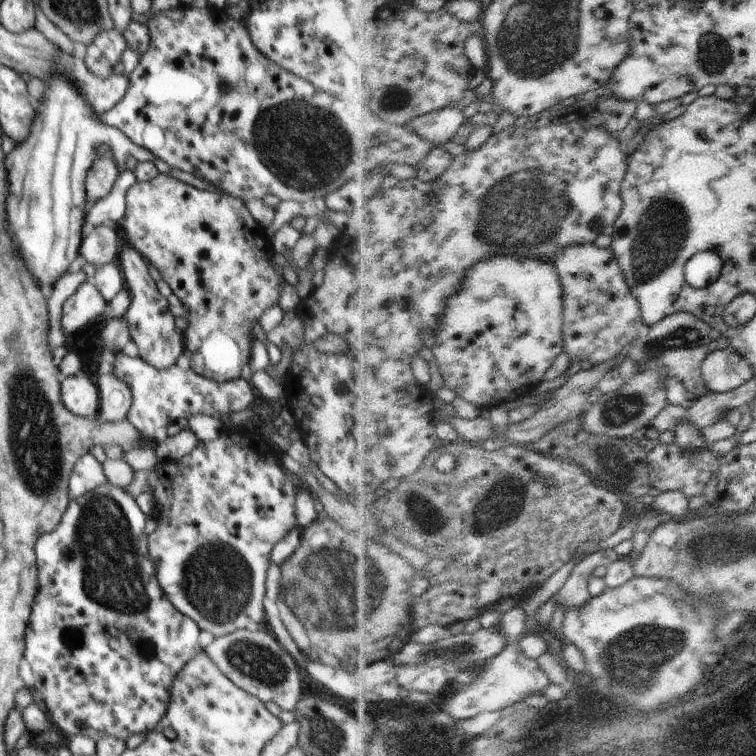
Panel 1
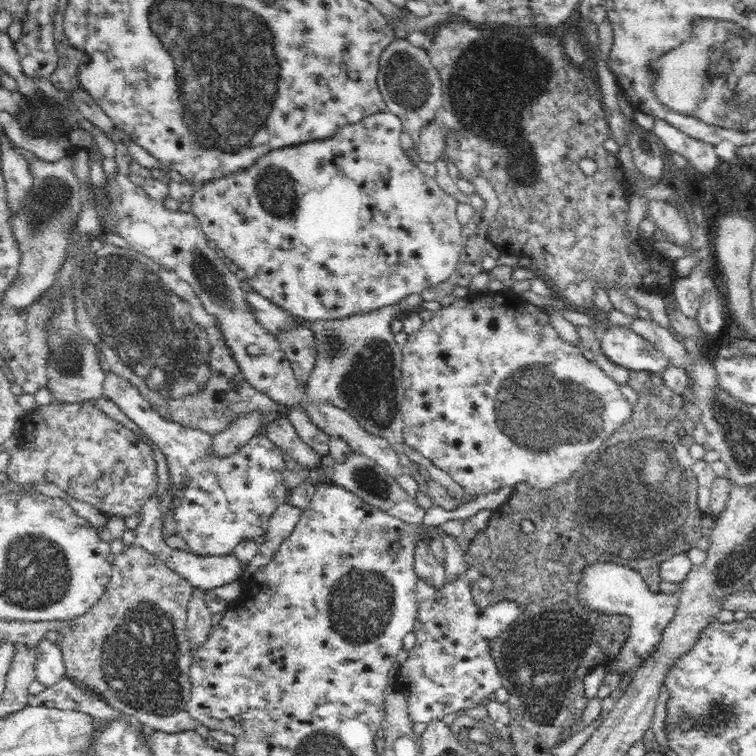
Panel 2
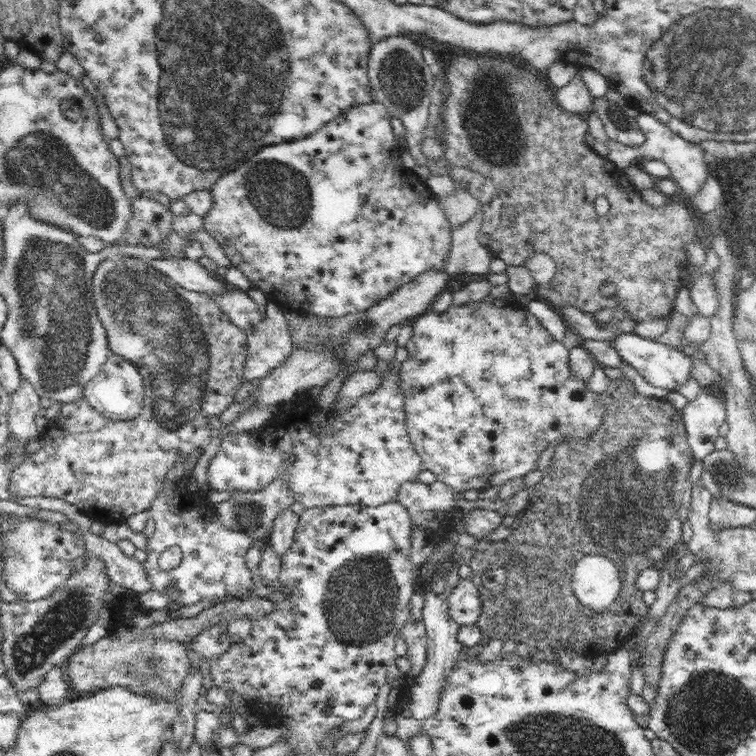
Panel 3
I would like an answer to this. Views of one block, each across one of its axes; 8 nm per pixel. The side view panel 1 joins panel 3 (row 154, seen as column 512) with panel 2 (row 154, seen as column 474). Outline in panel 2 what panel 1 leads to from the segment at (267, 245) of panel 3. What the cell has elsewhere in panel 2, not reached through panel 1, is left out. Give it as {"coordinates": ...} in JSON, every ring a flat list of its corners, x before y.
{"coordinates":[[385,111,345,127,326,142,308,142,290,150,278,150,278,154,266,154,266,157,260,157,250,168,238,170,235,175,207,181,200,188,194,189,191,197,191,212,201,222,206,236,216,242,217,249,223,255,227,255,246,272,253,290,294,316,306,320,341,321,343,318,366,316,389,306,400,305,411,294,421,294,444,282,451,275,456,275,455,267,460,260,463,225,456,216,457,200,437,185,435,177,424,175,406,157,399,140,404,128,401,118]]}

